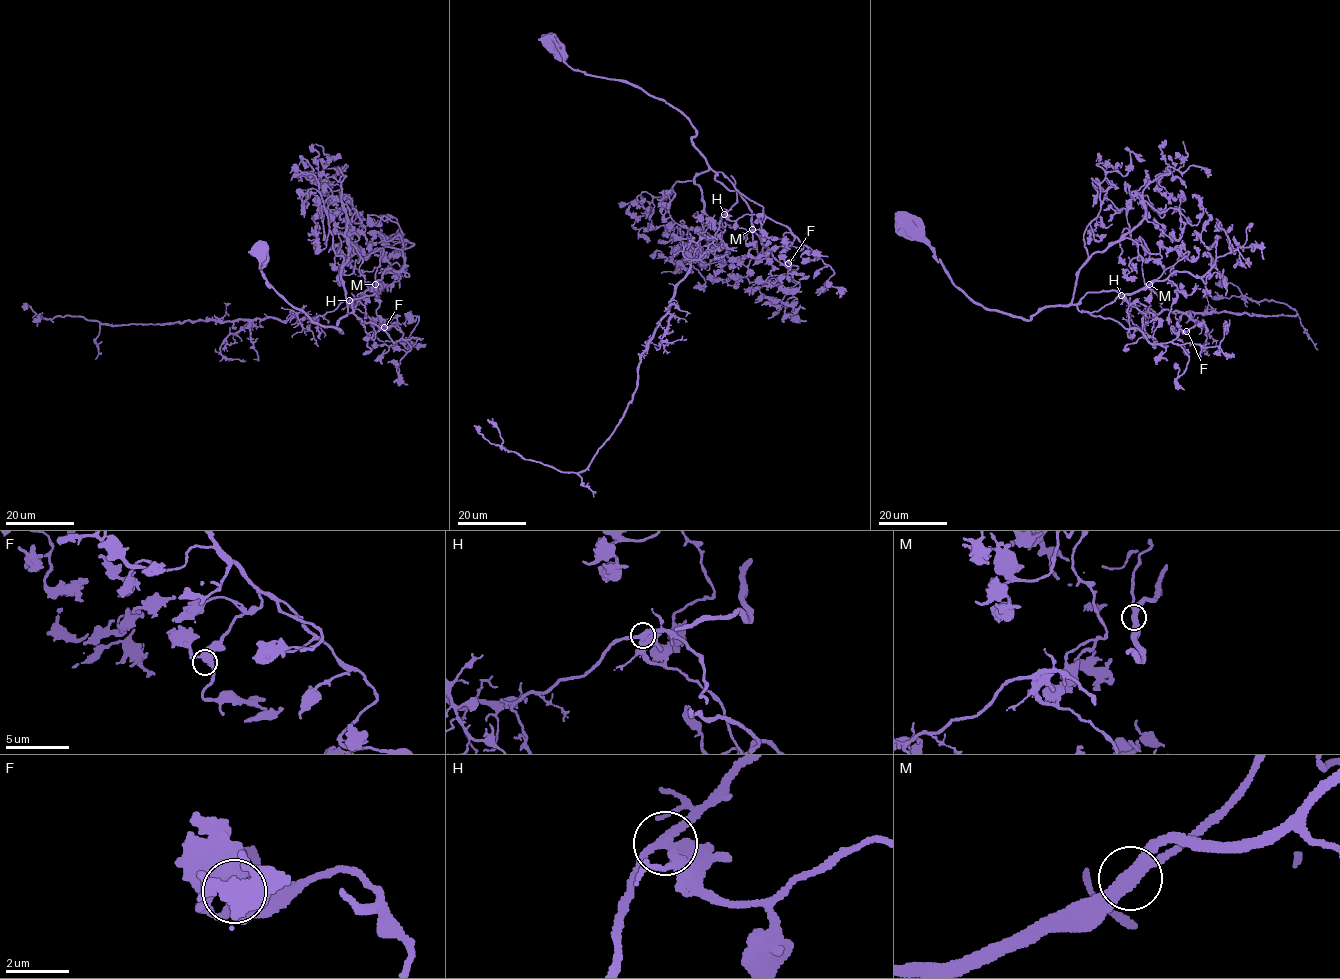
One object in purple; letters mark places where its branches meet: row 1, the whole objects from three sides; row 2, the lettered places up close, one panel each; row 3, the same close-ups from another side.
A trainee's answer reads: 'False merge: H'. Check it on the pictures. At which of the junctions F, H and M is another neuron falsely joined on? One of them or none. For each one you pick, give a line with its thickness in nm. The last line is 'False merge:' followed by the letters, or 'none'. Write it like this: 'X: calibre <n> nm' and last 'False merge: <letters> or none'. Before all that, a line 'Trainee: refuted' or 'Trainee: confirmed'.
Trainee: confirmed
H: calibre 360 nm
False merge: H

